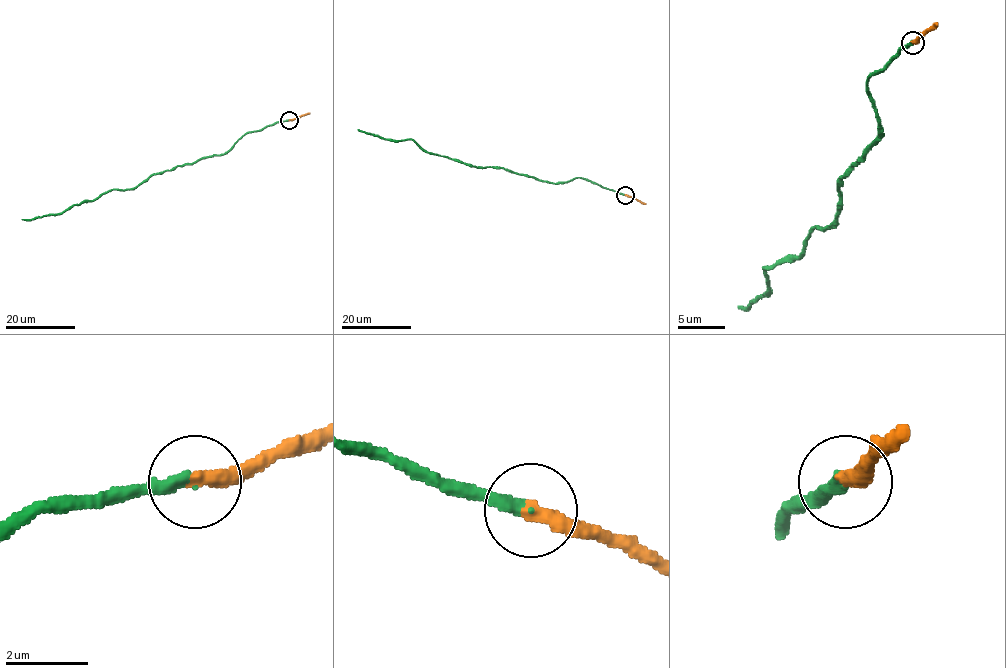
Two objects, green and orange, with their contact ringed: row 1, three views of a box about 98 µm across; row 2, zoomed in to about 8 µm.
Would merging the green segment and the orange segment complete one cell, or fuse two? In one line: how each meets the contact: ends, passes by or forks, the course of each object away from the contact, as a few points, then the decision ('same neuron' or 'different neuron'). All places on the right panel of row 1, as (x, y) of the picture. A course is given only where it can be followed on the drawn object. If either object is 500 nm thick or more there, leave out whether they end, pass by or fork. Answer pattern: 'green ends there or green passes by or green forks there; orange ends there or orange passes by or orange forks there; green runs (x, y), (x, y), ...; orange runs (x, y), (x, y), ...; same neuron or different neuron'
green ends there; orange ends there; green runs (913, 43), (869, 78), (881, 134), (839, 180), (839, 215), (738, 306); orange runs (913, 43), (937, 22); same neuron

